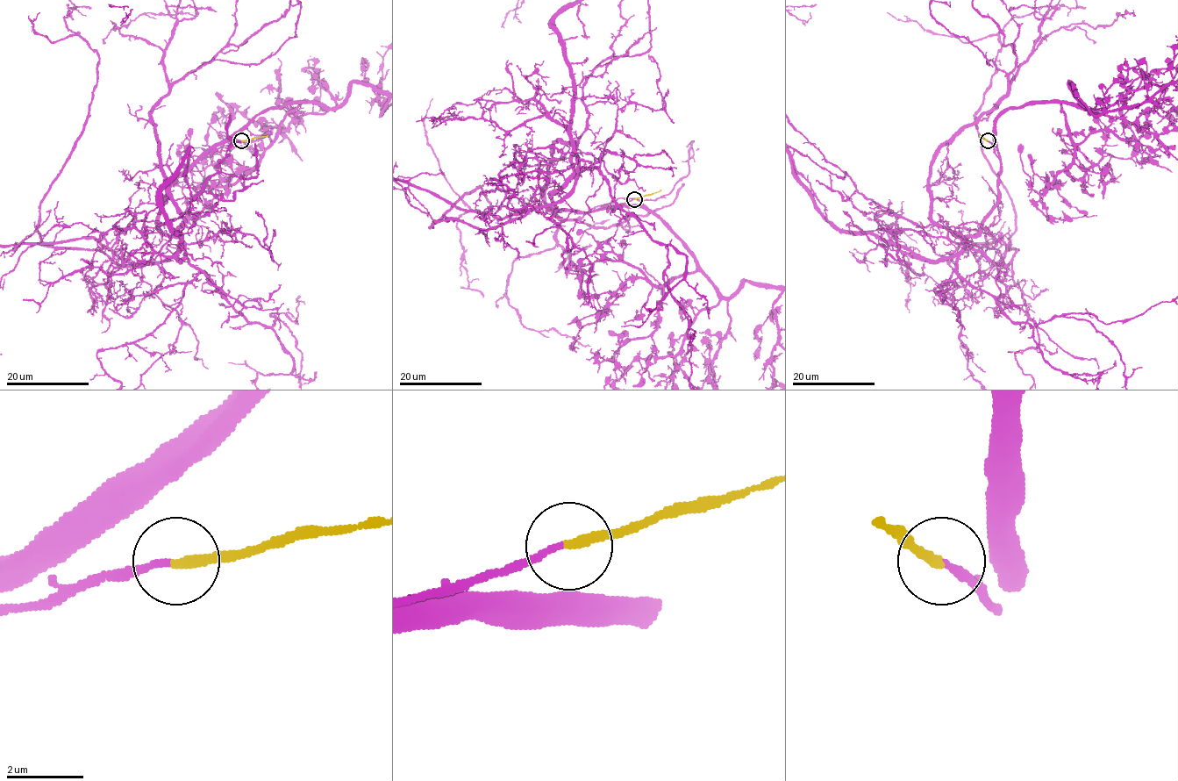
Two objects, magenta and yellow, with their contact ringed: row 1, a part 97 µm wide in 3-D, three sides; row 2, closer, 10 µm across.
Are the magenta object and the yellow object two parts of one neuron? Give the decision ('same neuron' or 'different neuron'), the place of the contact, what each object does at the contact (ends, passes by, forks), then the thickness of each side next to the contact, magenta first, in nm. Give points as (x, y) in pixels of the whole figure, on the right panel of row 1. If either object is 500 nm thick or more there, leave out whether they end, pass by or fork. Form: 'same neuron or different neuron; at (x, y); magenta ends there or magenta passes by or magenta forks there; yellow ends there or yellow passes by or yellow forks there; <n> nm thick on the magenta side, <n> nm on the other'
same neuron; at (988, 140); magenta ends there; yellow ends there; 160 nm thick on the magenta side, 260 nm on the other

